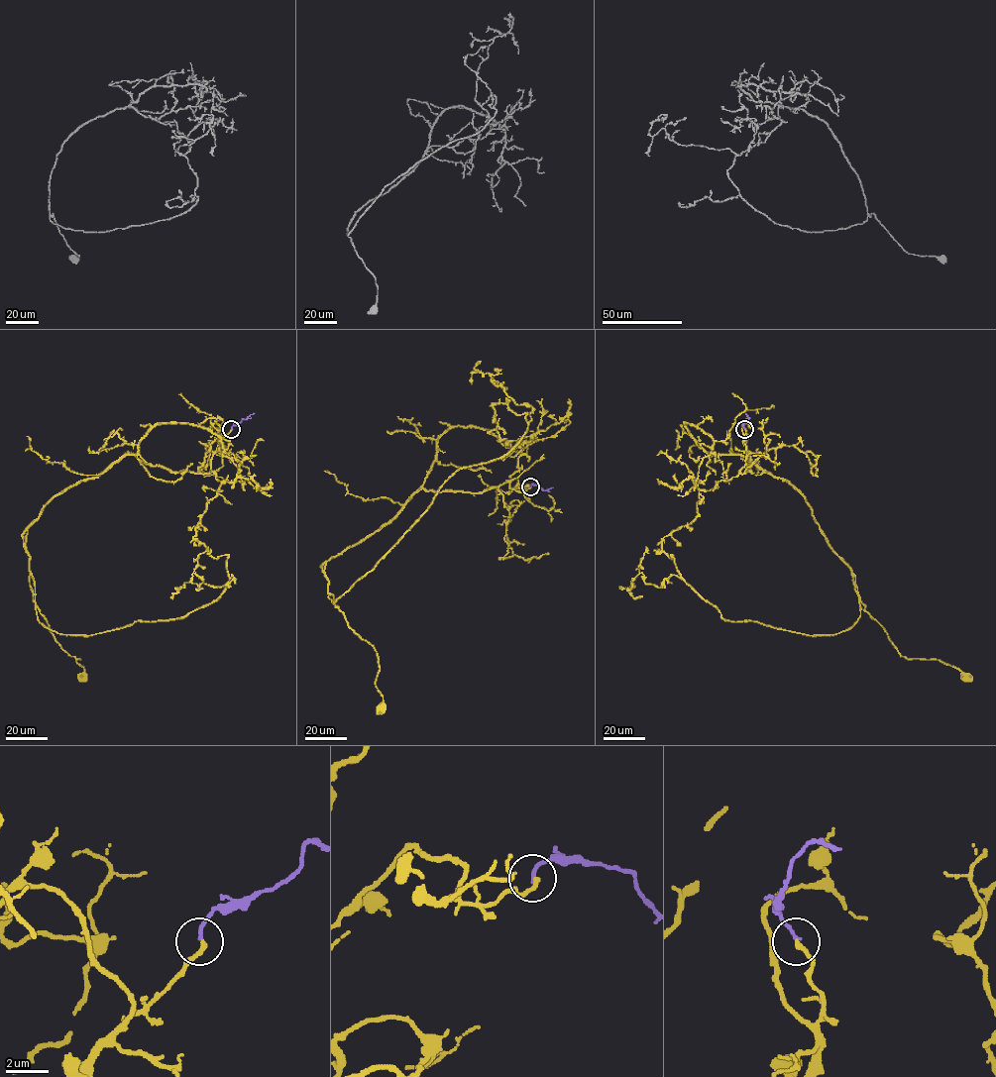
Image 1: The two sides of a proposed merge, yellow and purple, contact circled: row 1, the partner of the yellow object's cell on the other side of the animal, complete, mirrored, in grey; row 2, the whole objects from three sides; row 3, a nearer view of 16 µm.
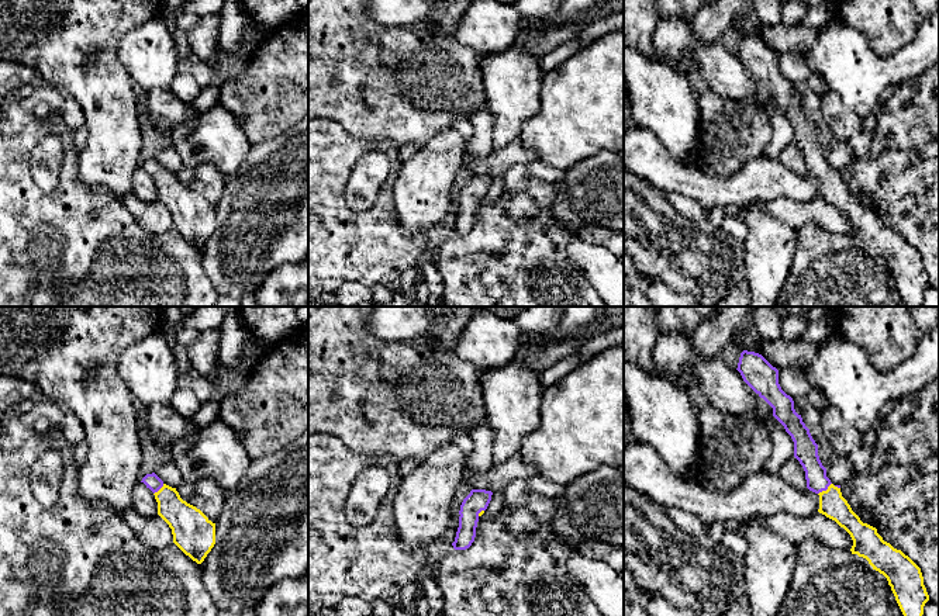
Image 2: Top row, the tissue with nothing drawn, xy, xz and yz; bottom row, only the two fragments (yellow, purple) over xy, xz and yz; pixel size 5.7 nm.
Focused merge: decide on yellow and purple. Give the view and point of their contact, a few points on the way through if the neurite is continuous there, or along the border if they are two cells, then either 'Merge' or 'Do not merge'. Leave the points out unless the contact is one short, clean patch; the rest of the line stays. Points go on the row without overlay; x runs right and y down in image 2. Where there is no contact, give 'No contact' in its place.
Touches yellow at yz (827, 175). Path across: yz (832, 189), (827, 175), (817, 165), (805, 137). Merge

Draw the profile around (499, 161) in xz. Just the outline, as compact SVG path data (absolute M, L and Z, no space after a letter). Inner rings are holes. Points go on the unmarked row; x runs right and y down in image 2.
M518 139L507 143L503 148L493 148L484 158L467 160L467 167L473 174L503 176L514 165L531 165L539 160L538 152L528 149Z

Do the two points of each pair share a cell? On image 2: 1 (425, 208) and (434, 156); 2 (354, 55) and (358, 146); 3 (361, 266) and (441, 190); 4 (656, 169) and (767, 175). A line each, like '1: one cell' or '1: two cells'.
1: one cell
2: two cells
3: two cells
4: one cell

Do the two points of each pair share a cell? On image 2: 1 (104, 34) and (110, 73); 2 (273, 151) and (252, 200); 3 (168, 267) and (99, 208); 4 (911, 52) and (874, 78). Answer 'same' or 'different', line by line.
1: same
2: same
3: same
4: same

